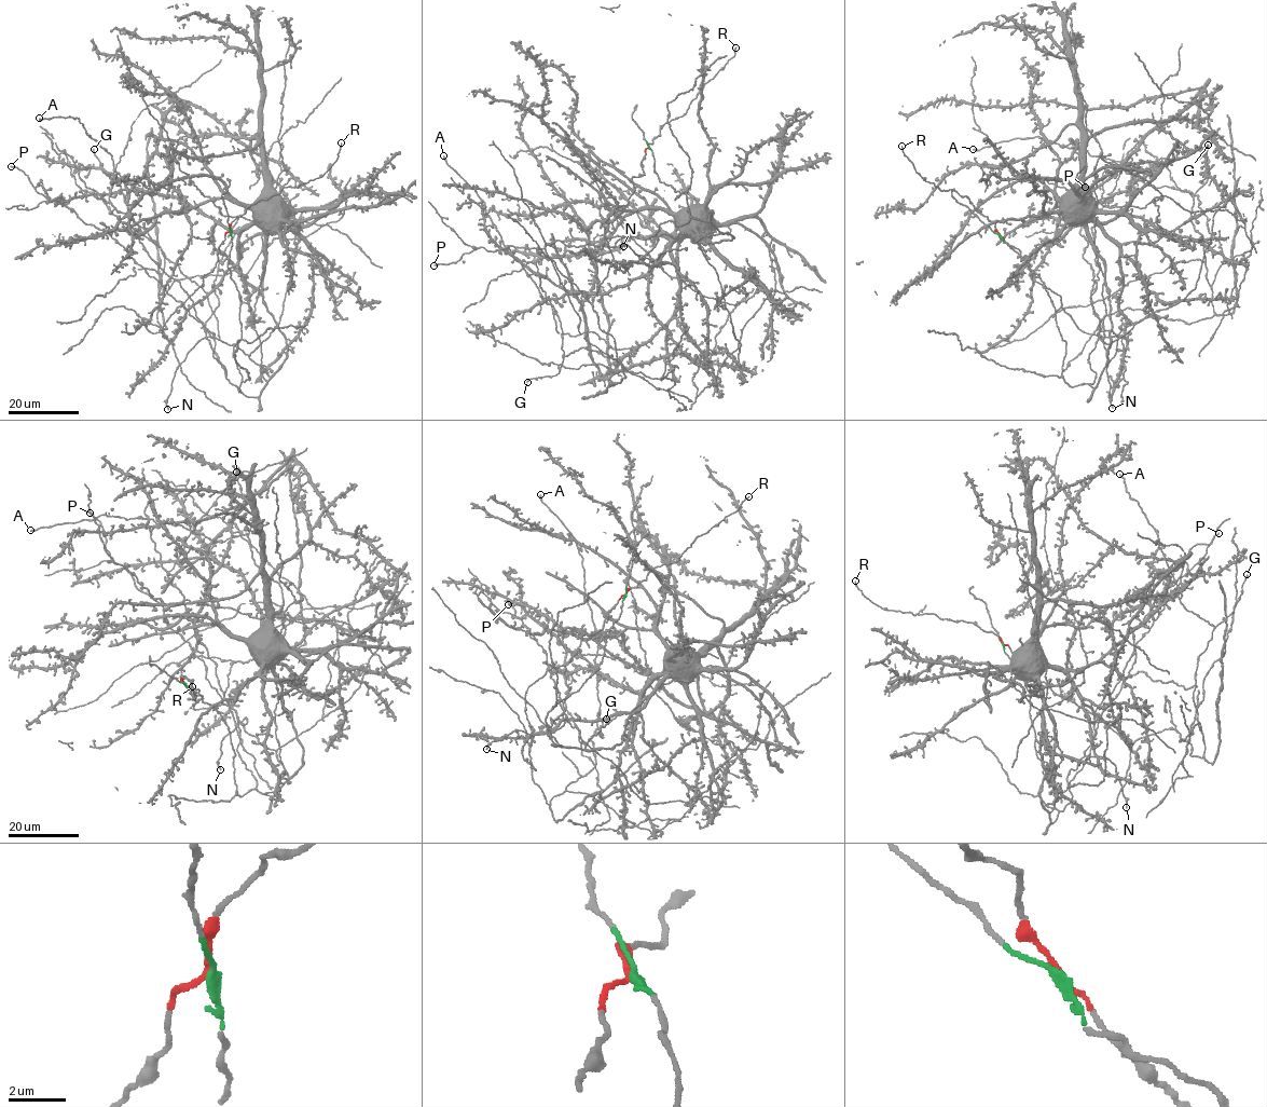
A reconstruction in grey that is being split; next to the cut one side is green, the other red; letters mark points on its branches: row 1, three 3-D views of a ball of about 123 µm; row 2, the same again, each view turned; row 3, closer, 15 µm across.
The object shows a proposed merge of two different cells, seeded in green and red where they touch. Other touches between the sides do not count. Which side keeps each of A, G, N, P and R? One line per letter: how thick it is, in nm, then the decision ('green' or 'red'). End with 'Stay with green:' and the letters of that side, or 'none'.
A: 280 nm thick; red
G: 200 nm thick; red
N: 200 nm thick; green
P: 240 nm thick; green
R: 140 nm thick; red
Stay with green: N, P

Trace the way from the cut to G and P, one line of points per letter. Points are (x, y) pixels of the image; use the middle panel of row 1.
G: (648, 148), (627, 203), (605, 222), (613, 259), (592, 310), (617, 358), (580, 347), (556, 374), (527, 382)
P: (648, 148), (658, 179), (680, 193), (675, 200), (687, 190), (686, 223), (598, 246), (477, 247), (435, 265)

